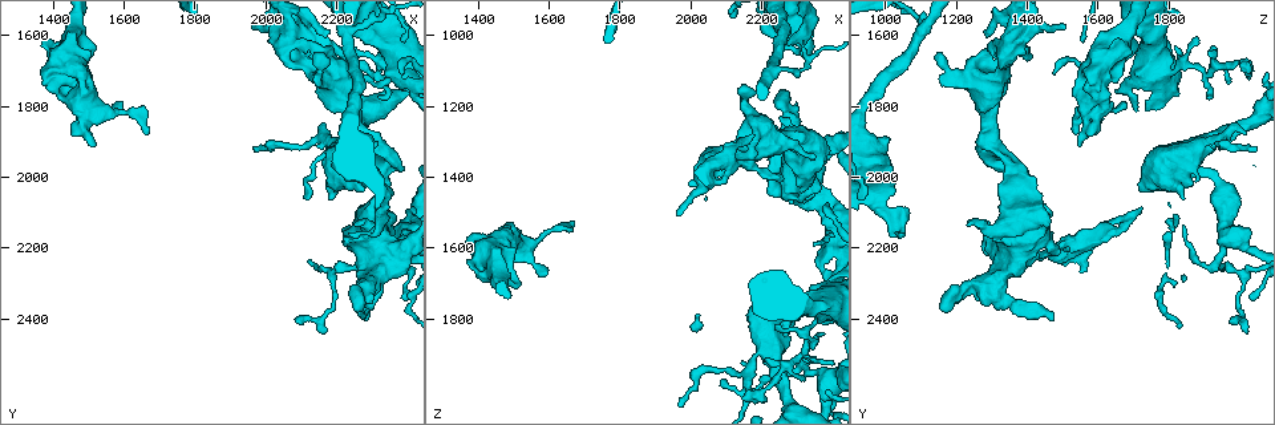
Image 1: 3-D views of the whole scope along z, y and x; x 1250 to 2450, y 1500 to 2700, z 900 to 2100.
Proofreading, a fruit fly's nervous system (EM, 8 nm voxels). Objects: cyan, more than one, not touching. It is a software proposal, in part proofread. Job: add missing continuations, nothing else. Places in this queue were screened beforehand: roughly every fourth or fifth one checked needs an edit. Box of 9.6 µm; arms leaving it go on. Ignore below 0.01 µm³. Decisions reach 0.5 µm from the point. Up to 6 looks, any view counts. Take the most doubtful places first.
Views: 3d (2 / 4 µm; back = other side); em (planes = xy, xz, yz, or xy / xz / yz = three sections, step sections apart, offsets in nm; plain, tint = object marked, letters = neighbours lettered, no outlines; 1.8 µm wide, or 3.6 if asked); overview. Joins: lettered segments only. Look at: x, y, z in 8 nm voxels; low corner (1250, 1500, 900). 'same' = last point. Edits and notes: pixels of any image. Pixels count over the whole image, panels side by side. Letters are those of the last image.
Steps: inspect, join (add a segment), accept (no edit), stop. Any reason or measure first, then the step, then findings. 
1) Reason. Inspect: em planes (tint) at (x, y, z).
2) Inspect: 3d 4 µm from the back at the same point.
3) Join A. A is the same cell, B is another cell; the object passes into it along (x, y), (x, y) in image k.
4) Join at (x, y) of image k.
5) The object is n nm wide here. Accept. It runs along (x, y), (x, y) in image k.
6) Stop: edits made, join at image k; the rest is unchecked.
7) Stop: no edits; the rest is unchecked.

Abrupt turn. Inspect: 3d 4 µm at (2190, 1710, 1320).

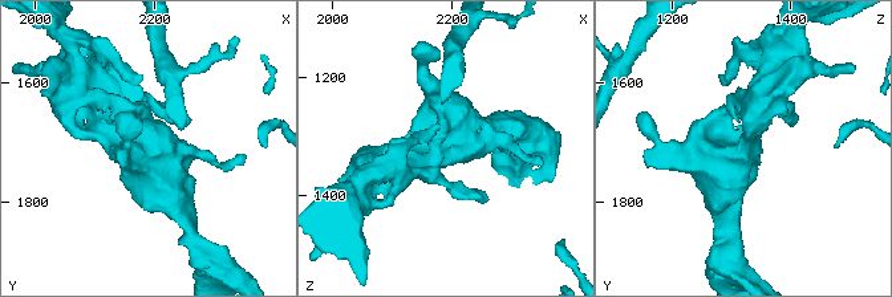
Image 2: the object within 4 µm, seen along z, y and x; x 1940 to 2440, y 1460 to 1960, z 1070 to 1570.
Inspect: em 3.6 µm planes (letters) at (2190, 1715, 1325).

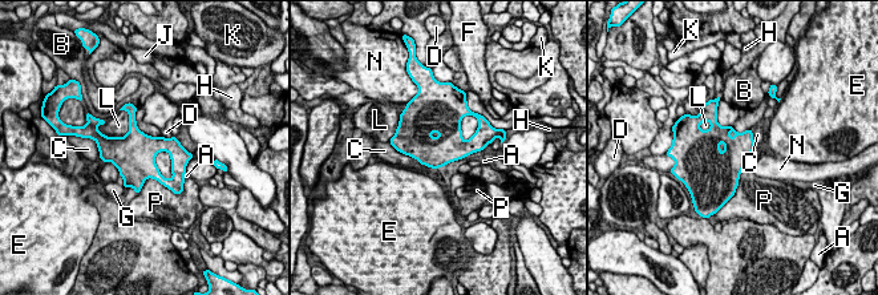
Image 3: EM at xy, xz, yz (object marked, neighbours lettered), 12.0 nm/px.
Accept. A, B, C, D, E, F, G, H, J, K, L, N and P are other cells; a border runs along (166, 186), (148, 178), (137, 194) in image 3; no lettered segment goes on from it.

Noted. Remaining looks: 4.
Branch stops here. Inspect: 3d 4 µm at (1520, 1920, 1550).

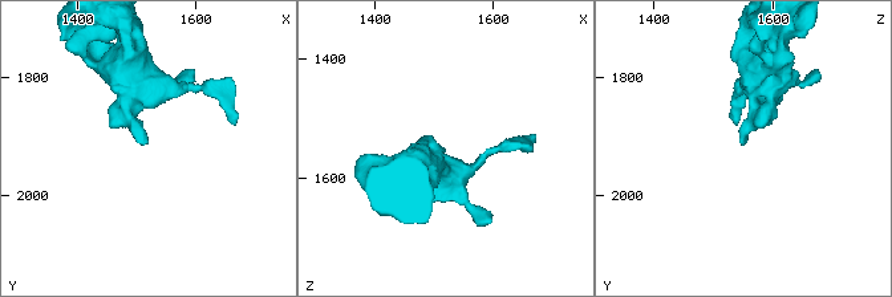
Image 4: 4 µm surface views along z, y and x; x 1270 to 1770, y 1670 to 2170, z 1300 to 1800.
Need the tissue. Inspect: em planes (letters) at (1515, 1915, 1550).

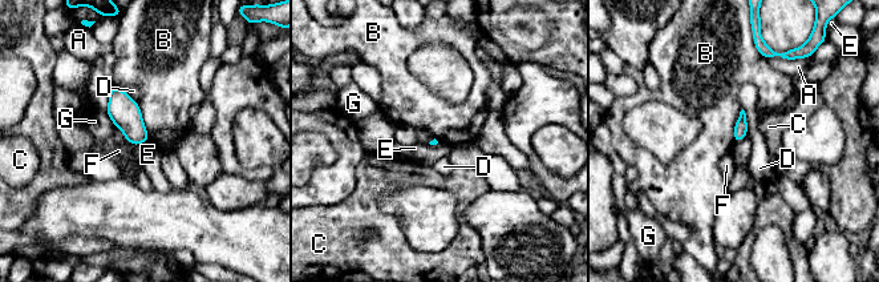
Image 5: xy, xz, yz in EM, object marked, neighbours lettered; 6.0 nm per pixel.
Accept. A, B, C, D, E, F and G are other cells; no lettered segment goes on from it.

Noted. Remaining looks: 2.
Inspect: 3d 2 µm at (2390, 2350, 2030).

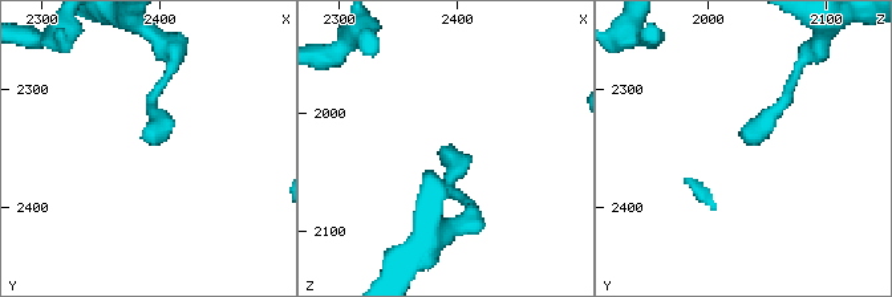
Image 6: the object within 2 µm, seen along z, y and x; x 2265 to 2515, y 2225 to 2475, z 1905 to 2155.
Now the EM. Inspect: em planes (letters) at (2392, 2348, 2038).

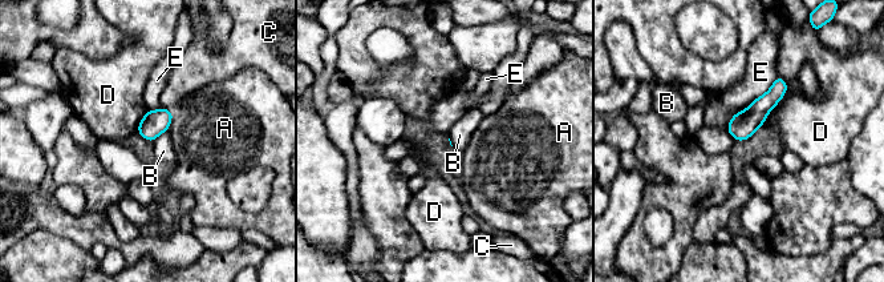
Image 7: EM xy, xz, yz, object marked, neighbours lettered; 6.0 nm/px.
The longest contact is with E, 240 nm. Accept. A, B, C, D and E are other cells; a border runs along (167, 129), (153, 141) in image 7; no lettered segment goes on from it.

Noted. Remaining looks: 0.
Stop: no edits; the rest is unchecked.

